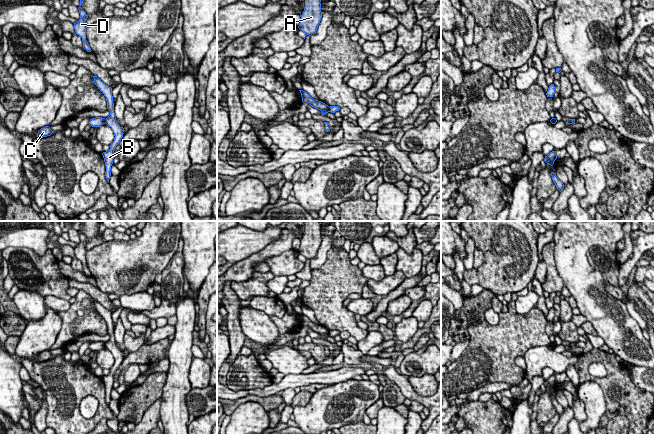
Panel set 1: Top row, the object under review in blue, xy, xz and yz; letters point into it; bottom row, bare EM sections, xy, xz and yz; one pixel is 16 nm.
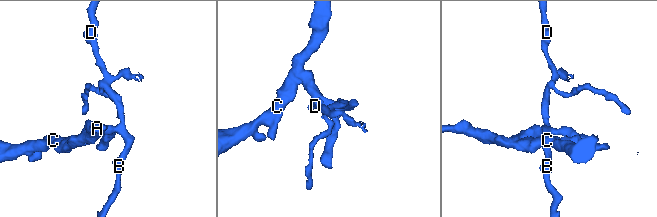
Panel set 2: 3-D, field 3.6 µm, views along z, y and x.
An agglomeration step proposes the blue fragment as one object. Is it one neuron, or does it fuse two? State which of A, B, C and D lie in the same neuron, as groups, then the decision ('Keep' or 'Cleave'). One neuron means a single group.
Groups: A C / B D. Cleave

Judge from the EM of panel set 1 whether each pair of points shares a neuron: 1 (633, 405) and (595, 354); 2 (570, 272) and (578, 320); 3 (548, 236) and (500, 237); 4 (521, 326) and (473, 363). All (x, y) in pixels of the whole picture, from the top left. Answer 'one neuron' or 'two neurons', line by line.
1: one neuron
2: two neurons
3: two neurons
4: one neuron

